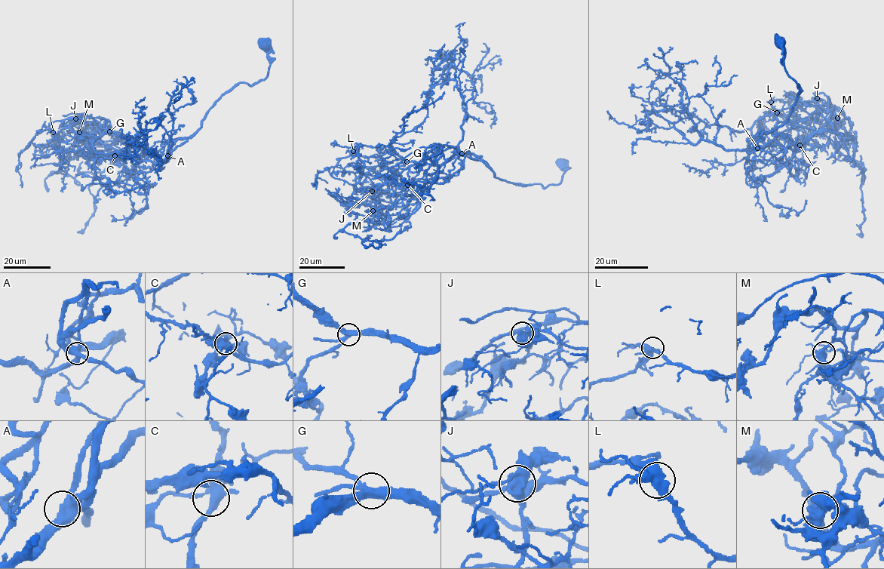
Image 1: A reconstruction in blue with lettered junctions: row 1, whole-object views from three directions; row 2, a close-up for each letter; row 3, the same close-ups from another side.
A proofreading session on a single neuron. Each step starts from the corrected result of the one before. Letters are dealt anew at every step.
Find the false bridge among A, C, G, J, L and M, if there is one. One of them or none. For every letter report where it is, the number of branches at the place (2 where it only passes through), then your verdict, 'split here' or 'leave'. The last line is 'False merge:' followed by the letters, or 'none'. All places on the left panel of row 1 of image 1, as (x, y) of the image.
A: place (167, 155); branches 4; leave
C: place (115, 155); branches 4; leave
G: place (109, 131); branches 4; split here
J: place (75, 118); branches 4; leave
L: place (53, 132); branches 5; leave
M: place (79, 132); branches 4; leave
False merge: G

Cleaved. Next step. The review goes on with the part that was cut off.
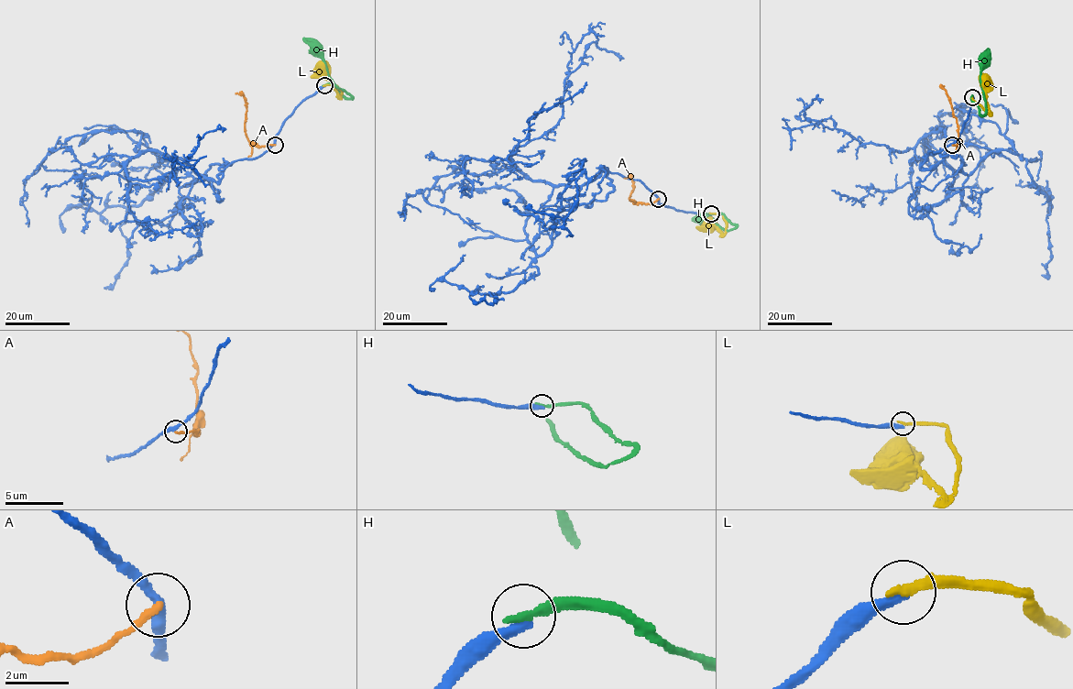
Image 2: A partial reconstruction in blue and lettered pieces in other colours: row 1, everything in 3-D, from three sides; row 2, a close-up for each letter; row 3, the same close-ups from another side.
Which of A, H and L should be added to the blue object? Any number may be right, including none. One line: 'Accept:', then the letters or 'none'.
Accept: H

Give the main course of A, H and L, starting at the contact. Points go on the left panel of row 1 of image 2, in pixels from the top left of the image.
A: (274, 144), (253, 145), (250, 142), (245, 128), (246, 98), (235, 93)
H: (324, 84), (334, 84), (352, 97), (347, 98), (341, 92), (327, 73), (324, 60), (303, 38)
L: (324, 85), (334, 85), (341, 91), (340, 96), (330, 79), (320, 68), (320, 60)

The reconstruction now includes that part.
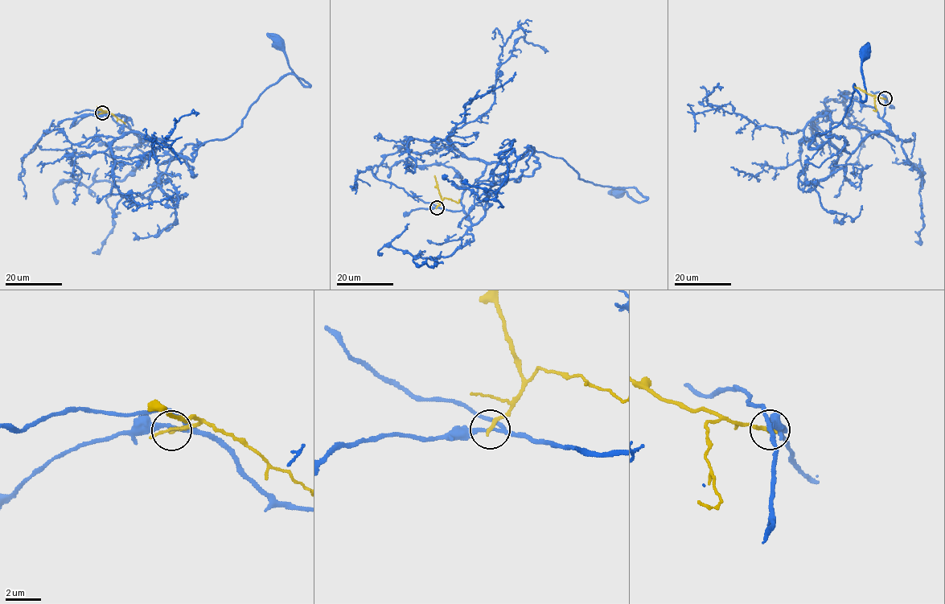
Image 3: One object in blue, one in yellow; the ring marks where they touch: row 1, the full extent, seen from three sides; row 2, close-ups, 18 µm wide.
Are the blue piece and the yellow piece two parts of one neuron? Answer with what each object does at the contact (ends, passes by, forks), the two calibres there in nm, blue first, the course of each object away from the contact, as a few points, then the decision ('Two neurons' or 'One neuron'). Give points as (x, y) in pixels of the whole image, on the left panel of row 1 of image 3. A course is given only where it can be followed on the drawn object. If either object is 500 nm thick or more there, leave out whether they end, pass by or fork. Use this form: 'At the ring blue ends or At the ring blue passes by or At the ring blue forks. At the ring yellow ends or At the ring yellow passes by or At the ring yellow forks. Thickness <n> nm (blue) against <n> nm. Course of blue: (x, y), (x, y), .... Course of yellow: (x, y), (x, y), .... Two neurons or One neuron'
At the ring blue forks. At the ring yellow ends. Thickness 170 nm (blue) against 240 nm. Course of blue: (102, 112), (152, 137), (159, 164), (179, 158), (186, 144), (231, 136), (287, 74), (308, 86), (277, 43). Course of yellow: (102, 112), (106, 112), (96, 106). Two neurons

